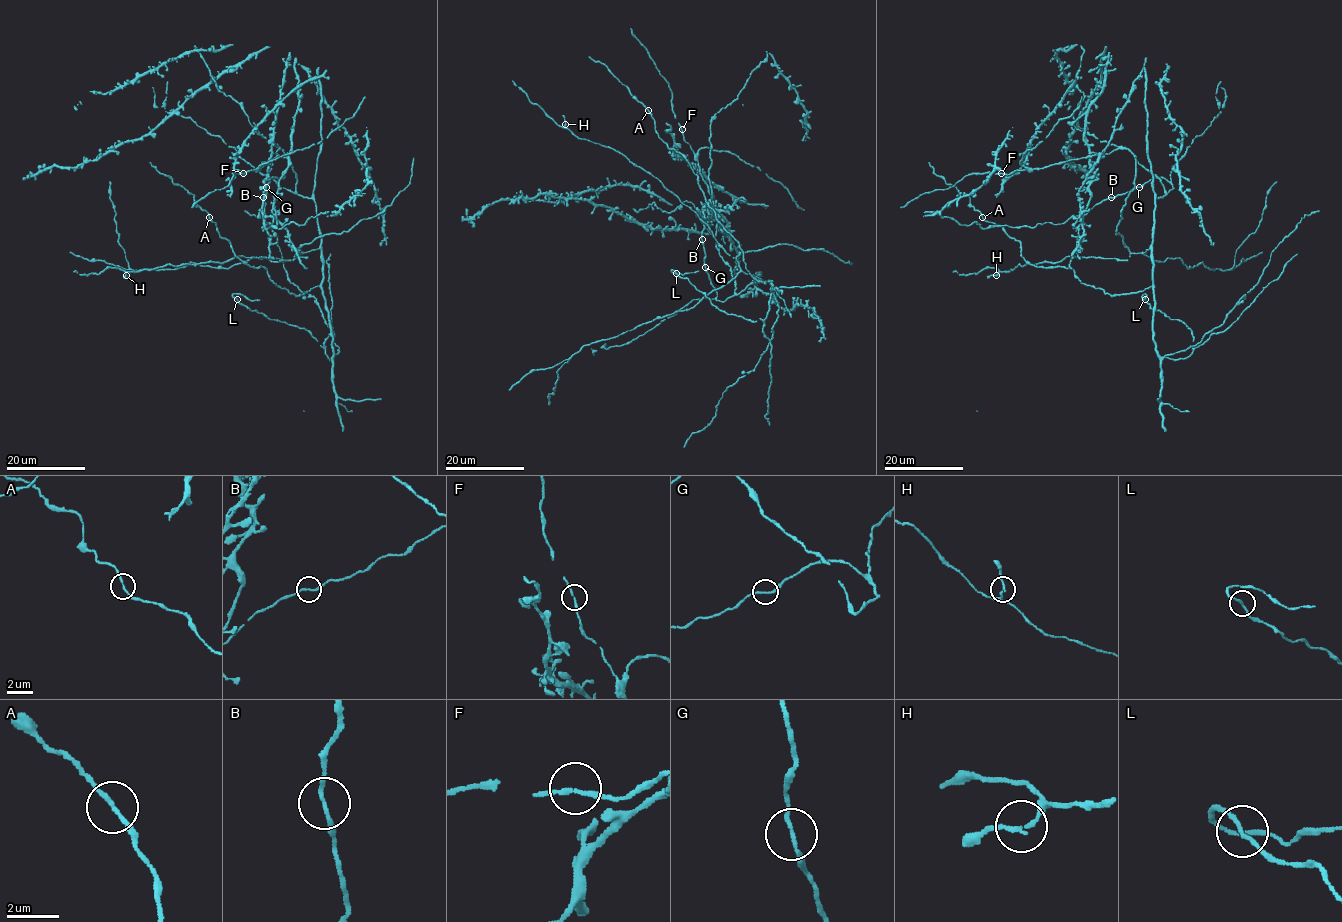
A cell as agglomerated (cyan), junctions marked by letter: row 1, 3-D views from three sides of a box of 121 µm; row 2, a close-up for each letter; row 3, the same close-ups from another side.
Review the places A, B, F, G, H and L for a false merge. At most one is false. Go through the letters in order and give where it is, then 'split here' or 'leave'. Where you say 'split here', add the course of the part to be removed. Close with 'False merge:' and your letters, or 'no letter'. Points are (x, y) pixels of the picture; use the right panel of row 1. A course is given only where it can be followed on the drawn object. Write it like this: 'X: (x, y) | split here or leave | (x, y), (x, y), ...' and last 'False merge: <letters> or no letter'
A: (982, 217) | leave
B: (1111, 197) | leave
F: (1001, 173) | leave
G: (1139, 187) | leave
H: (996, 275) | leave
L: (1145, 299) | leave
False merge: no letter

